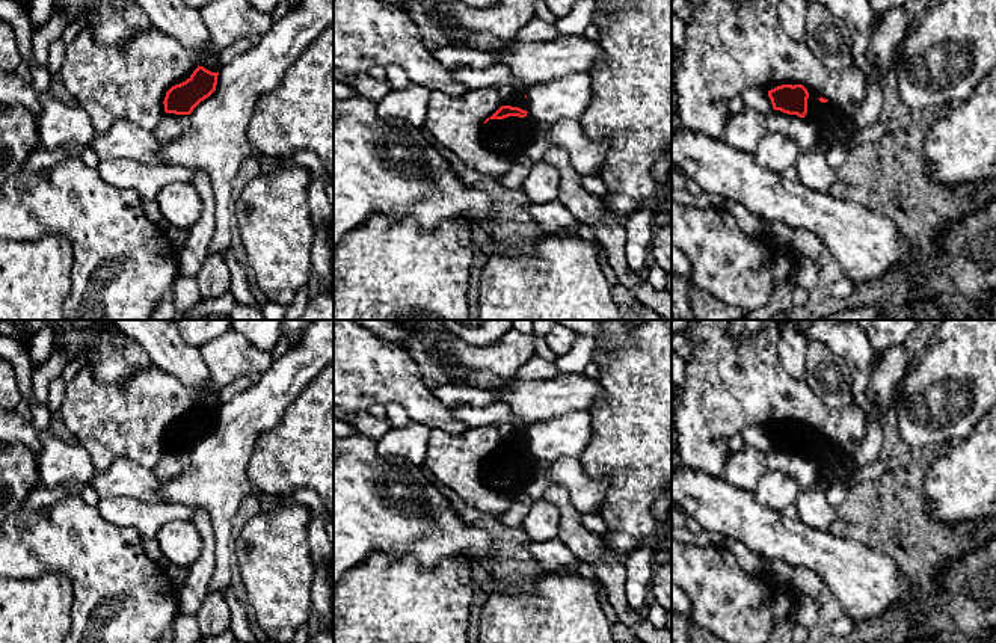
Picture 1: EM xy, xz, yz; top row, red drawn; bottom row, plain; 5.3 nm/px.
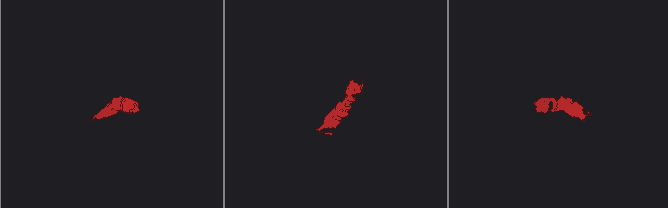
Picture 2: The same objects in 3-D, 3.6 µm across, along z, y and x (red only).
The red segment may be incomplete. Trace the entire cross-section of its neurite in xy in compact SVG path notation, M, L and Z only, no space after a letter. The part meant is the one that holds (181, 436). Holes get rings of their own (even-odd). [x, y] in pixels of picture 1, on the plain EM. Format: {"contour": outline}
{"contour": "M199 405L183 421L172 424L164 435L164 450L175 453L190 453L193 447L208 436L217 423L219 411L211 411Z"}

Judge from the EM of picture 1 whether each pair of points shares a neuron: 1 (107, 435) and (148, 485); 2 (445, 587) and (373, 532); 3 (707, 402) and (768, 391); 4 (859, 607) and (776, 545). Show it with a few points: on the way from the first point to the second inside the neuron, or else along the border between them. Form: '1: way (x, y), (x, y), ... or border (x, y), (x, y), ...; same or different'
1: border (151, 468), (116, 459), (104, 470), (94, 471); different
2: border (371, 553), (412, 556), (423, 568), (441, 562); different
3: way (722, 394), (725, 391), (753, 391); same
4: way (847, 584), (809, 547), (799, 545); same

